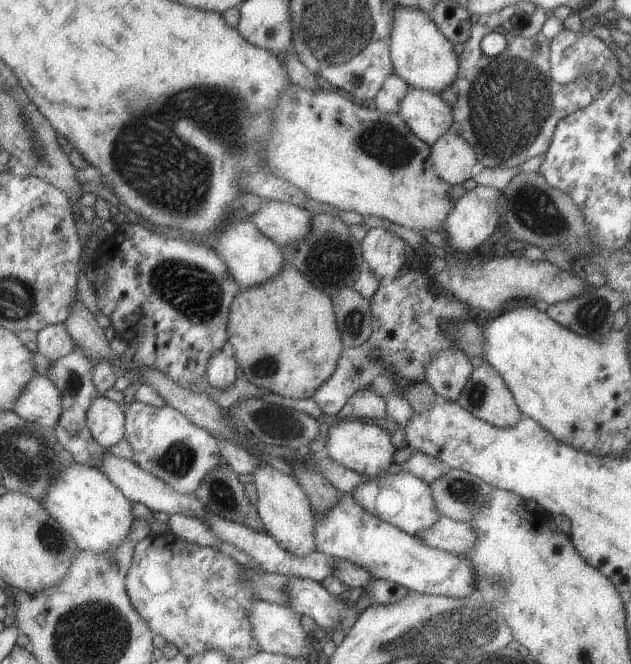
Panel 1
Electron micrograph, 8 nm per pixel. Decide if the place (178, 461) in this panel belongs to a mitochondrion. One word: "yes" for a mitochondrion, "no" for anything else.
yes

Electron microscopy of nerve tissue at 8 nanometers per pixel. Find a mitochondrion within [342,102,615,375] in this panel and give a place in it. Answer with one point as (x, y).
(382, 140)

